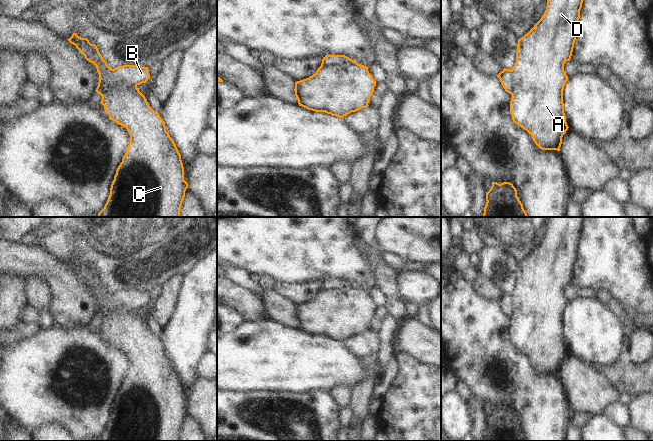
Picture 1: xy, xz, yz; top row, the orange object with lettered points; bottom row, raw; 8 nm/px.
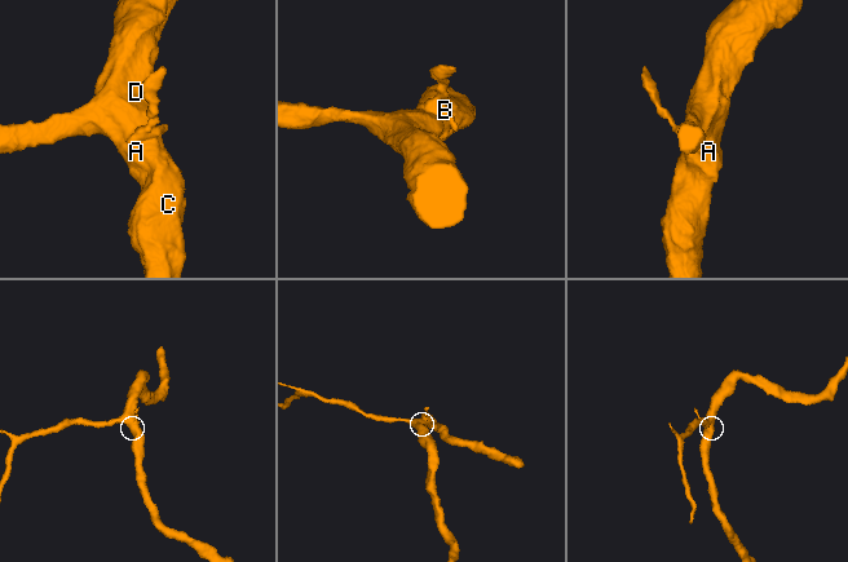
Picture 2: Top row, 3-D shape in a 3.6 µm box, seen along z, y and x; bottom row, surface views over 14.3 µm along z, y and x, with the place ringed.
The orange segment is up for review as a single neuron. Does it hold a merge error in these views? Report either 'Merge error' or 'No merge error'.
Merge error.

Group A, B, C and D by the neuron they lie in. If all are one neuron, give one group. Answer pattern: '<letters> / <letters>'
A C D / B

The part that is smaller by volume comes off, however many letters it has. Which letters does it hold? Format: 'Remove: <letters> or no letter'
Remove: B

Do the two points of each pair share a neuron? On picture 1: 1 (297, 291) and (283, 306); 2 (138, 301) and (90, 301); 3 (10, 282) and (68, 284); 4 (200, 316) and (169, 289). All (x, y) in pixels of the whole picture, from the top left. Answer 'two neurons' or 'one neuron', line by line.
1: two neurons
2: two neurons
3: two neurons
4: two neurons

